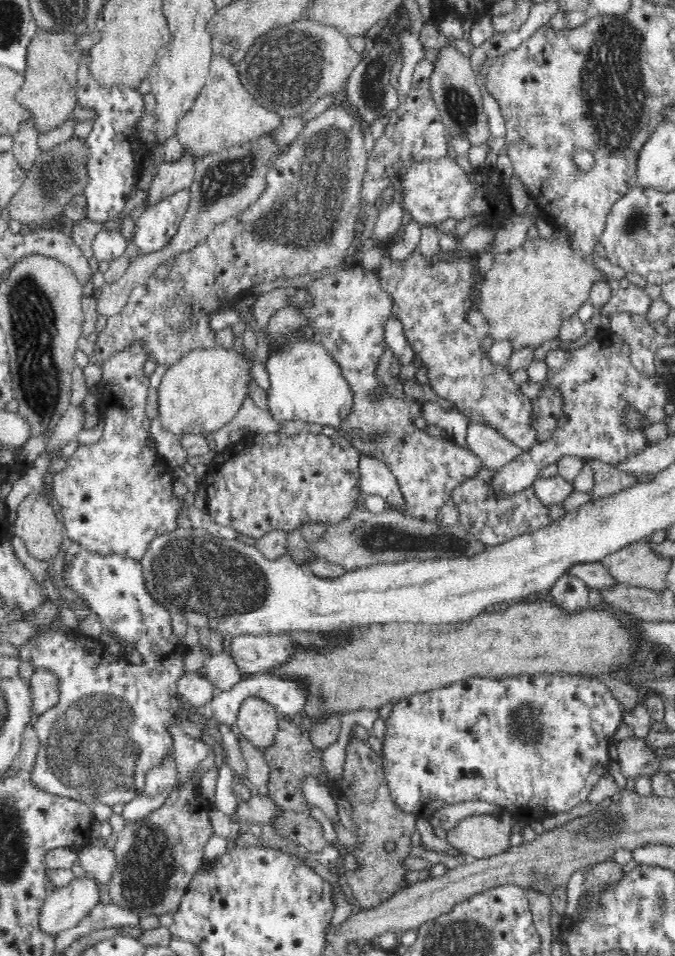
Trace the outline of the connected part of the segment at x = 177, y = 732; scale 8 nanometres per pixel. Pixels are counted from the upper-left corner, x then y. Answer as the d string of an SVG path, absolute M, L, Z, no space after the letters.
M170 721L165 729L171 736L171 746L178 765L178 783L186 780L186 776L198 766L209 753L208 746L203 741L193 739L180 729L180 724Z

